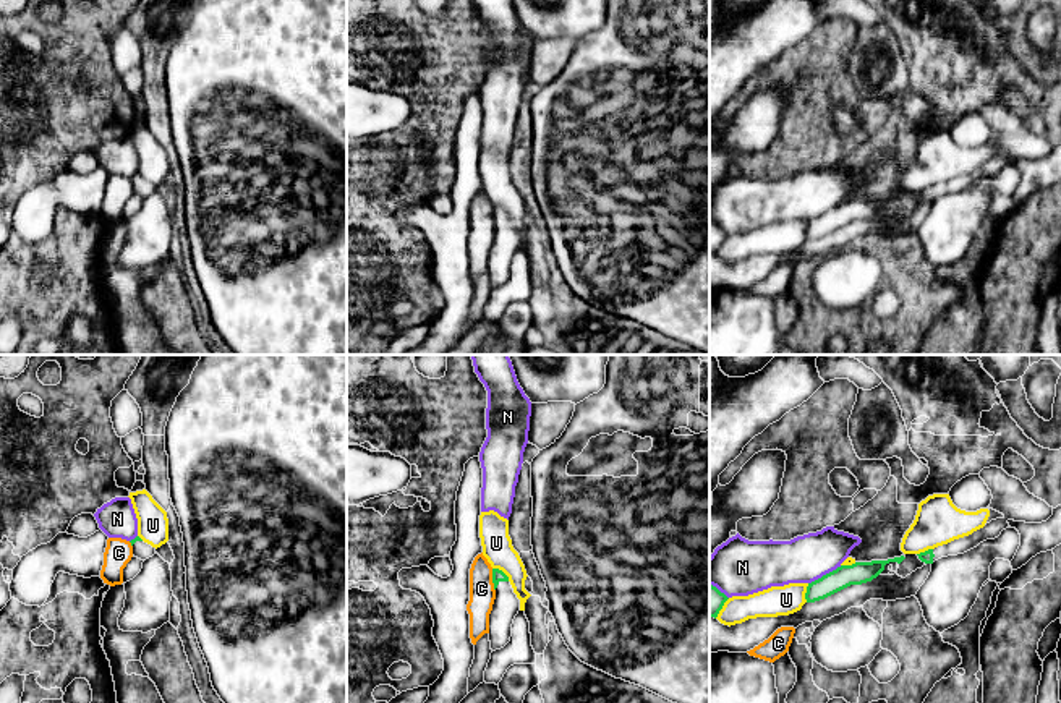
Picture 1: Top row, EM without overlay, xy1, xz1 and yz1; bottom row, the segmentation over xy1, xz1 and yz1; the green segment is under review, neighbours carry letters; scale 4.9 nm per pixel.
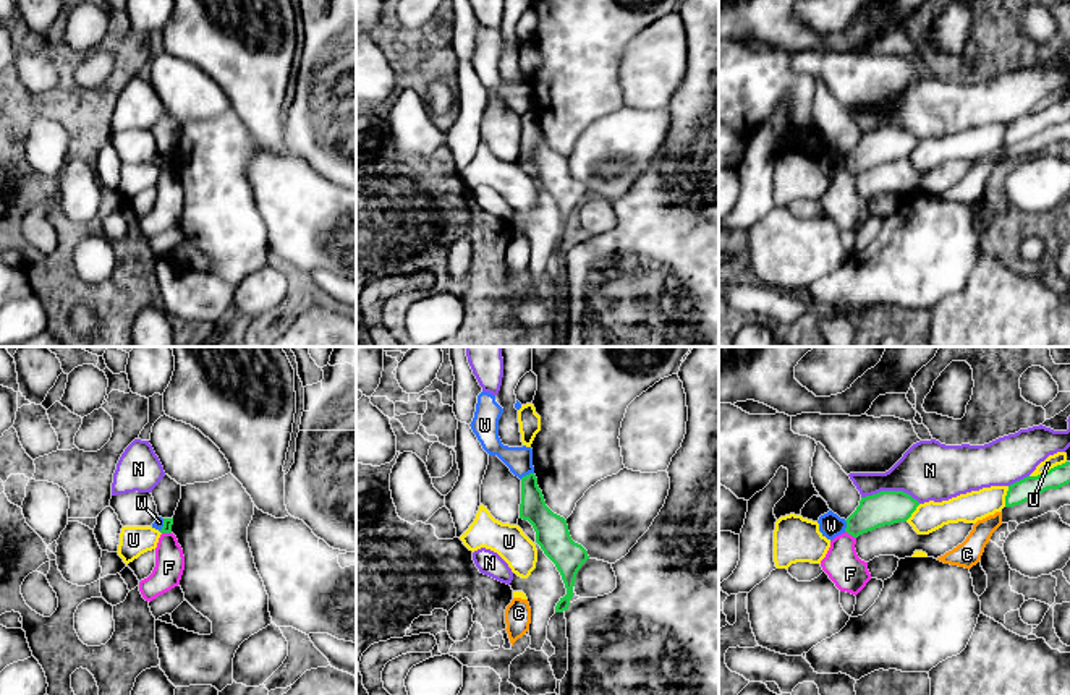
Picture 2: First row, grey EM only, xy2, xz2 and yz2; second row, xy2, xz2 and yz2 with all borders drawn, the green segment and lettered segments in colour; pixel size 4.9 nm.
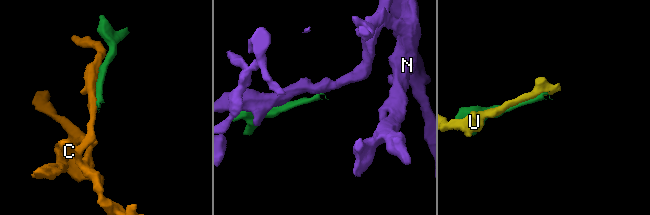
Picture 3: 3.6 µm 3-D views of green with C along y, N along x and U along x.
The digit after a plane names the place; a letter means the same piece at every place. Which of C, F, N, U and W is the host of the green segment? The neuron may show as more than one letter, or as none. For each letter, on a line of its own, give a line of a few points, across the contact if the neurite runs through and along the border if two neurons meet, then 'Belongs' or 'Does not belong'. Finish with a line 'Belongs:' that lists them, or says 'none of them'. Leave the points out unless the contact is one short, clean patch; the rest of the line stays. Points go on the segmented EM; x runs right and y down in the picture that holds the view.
C: Does not belong
F: Line: yz2 (845, 530), (855, 538). Does not belong
N: Does not belong
U: Does not belong
W: Line: xz2 (533, 472), (520, 478). Does not belong
Belongs: none of them

